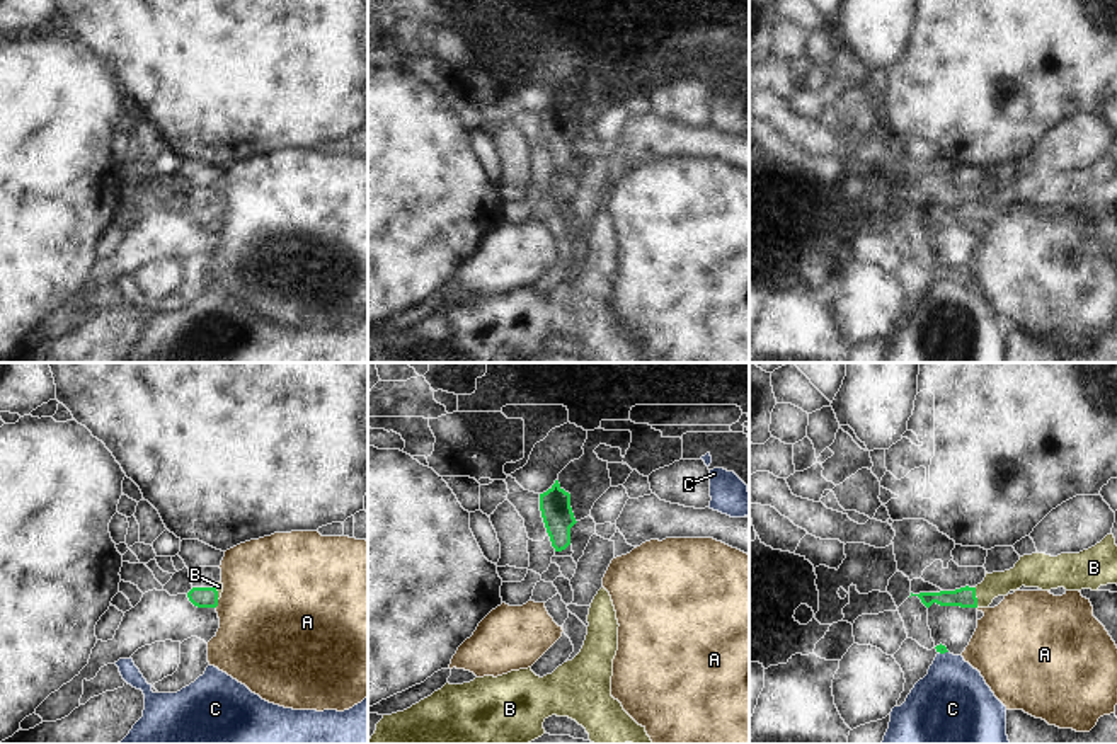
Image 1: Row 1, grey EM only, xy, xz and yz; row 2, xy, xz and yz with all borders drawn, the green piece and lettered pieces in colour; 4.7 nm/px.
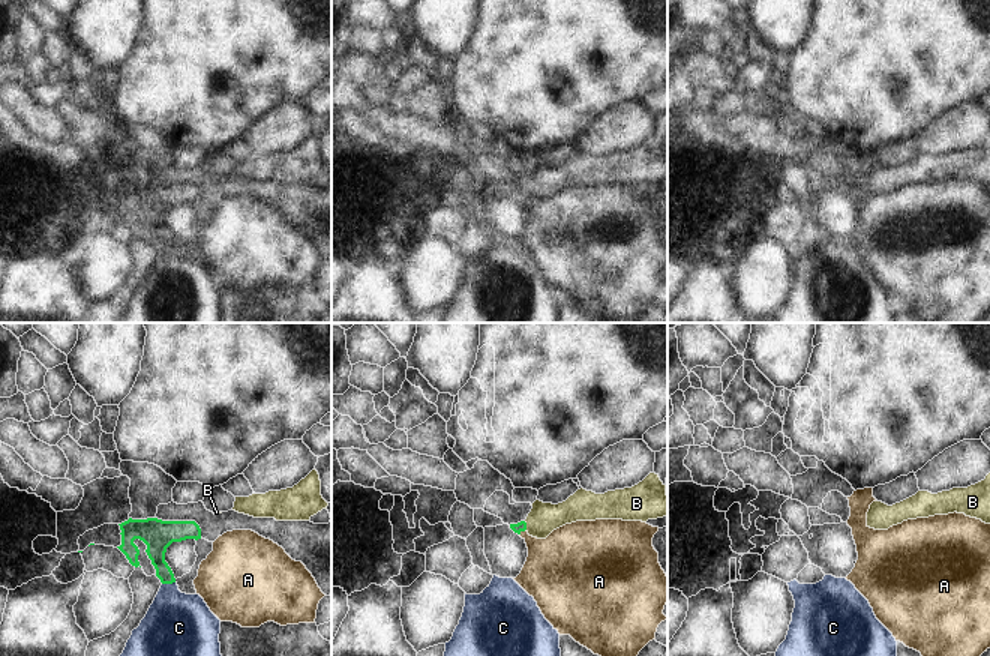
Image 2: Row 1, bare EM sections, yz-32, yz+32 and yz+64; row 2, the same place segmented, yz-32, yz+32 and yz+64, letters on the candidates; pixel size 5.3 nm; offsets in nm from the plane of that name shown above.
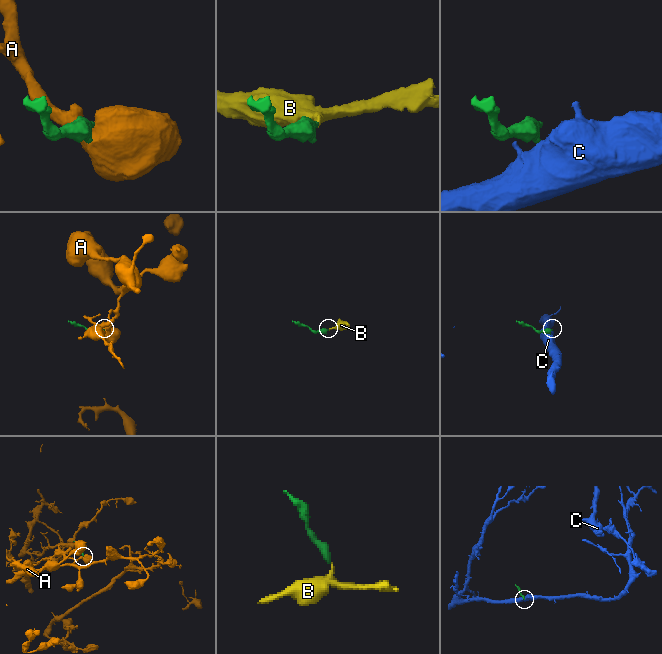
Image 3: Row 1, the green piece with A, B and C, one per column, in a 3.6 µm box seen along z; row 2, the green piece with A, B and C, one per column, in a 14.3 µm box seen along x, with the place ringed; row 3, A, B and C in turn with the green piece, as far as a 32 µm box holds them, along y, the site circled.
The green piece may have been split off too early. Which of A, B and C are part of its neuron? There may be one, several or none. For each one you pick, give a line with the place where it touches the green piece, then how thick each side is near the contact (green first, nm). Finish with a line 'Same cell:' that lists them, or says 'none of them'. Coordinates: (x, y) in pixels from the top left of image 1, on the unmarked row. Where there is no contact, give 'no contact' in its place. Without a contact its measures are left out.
B: meets green in yz at (976, 217); 100 nm thick on the green side, 120 nm on the other
Same cell: B

